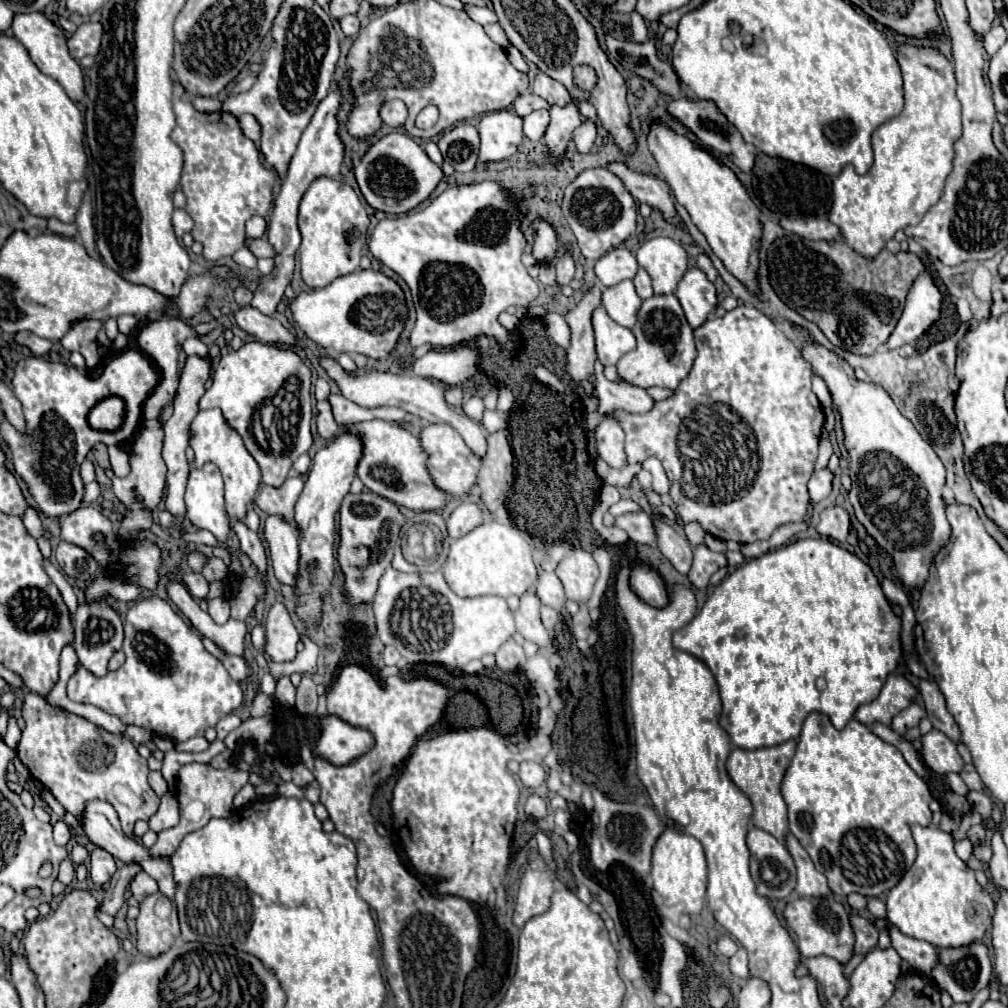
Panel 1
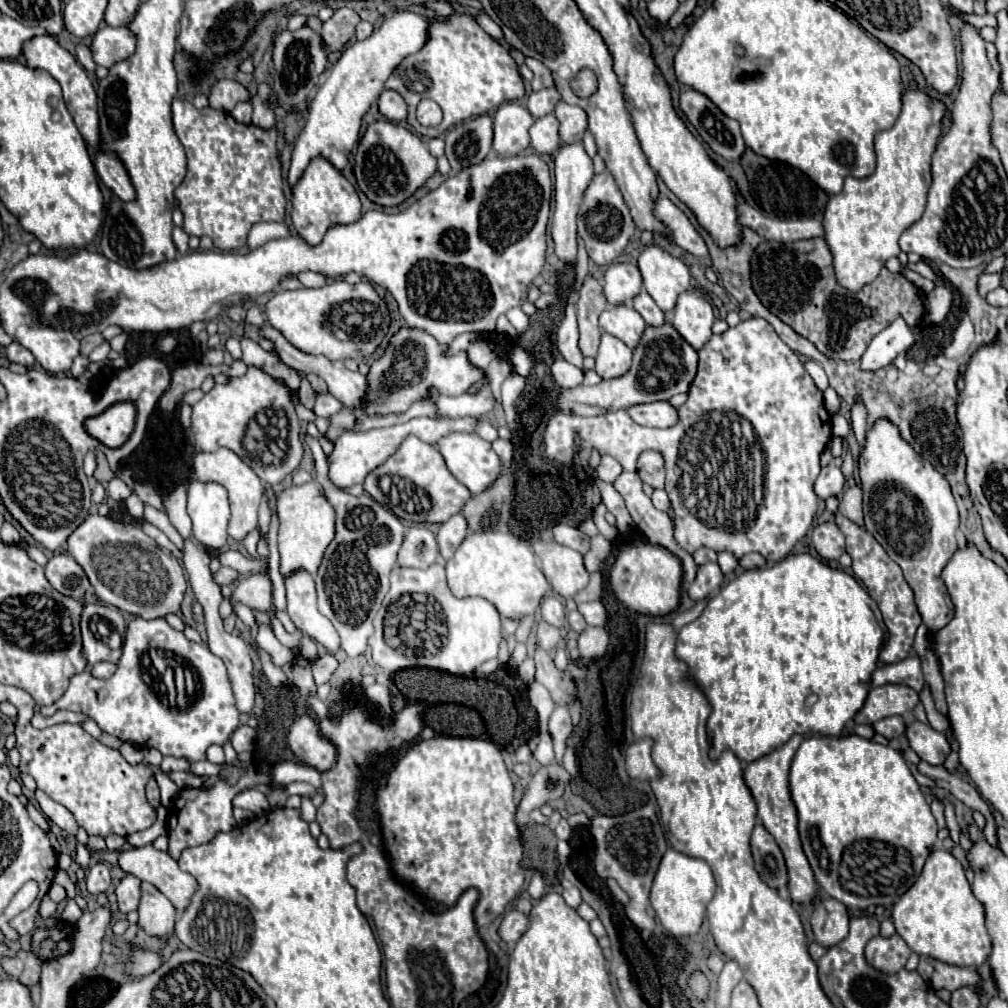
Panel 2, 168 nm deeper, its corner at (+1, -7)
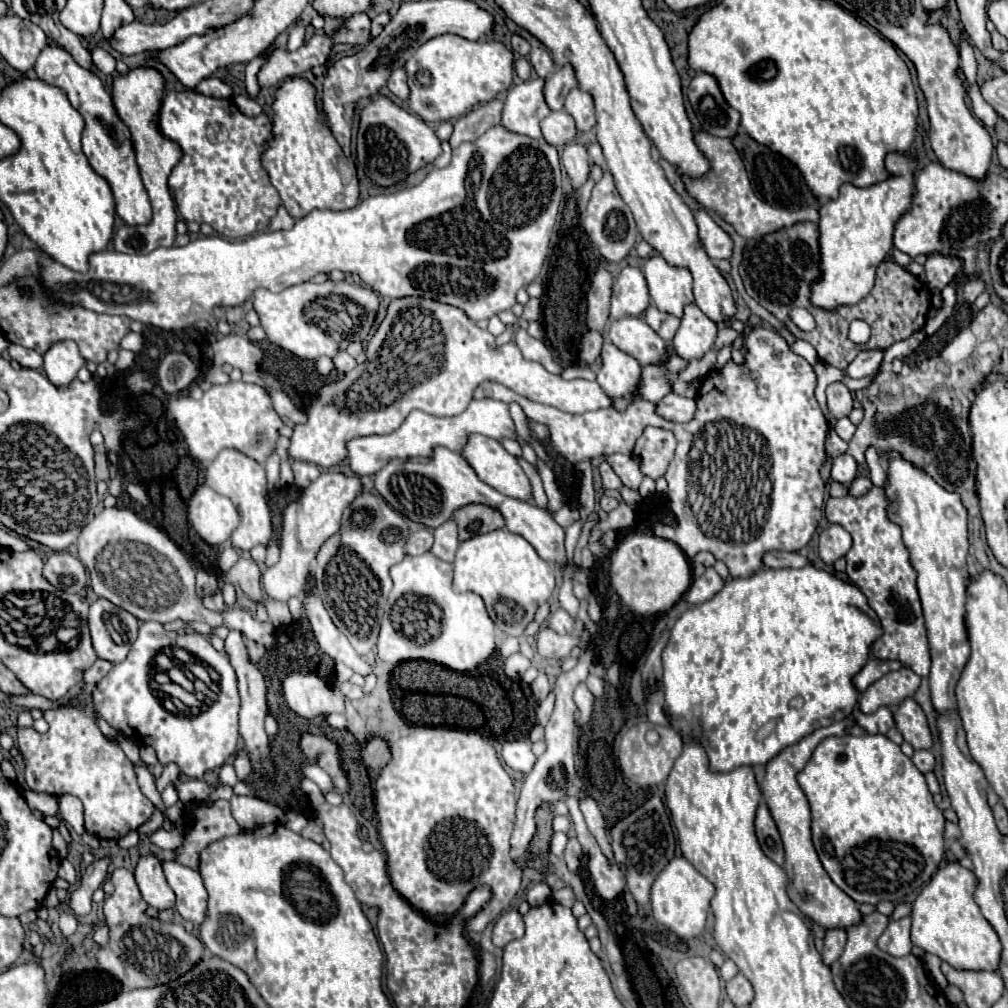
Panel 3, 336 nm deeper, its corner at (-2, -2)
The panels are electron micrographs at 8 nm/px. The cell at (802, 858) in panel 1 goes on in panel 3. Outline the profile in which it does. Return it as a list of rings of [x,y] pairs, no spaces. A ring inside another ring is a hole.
[[[829,928],[825,930],[825,948],[823,948],[823,962],[831,966],[839,956],[845,946],[847,932],[843,928]]]

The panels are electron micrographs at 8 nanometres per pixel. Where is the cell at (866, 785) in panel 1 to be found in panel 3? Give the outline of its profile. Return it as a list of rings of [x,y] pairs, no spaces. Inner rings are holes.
[[[883,734],[829,736],[813,750],[809,762],[797,774],[797,782],[811,806],[811,834],[817,856],[825,872],[847,896],[859,904],[877,904],[881,900],[899,904],[913,900],[917,890],[929,882],[945,854],[945,818],[931,798],[925,776],[895,742]]]

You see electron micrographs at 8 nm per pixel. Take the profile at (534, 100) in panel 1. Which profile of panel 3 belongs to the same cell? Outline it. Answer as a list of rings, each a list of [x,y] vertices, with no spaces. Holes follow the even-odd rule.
[[[571,66],[557,68],[557,70],[545,80],[545,88],[543,88],[545,102],[547,102],[549,110],[563,110],[563,100],[565,100],[565,96],[569,94],[569,90],[571,90],[573,86],[577,86],[573,68],[571,68]]]

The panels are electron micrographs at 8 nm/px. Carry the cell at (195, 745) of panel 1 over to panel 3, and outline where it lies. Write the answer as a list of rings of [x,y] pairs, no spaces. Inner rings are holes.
[[[165,764],[165,768],[163,768],[163,774],[161,774],[161,778],[157,778],[155,782],[157,782],[157,790],[159,792],[163,792],[163,788],[169,784],[169,782],[173,782],[173,780],[177,780],[177,778],[181,778],[181,770],[179,770],[179,766],[177,764]]]

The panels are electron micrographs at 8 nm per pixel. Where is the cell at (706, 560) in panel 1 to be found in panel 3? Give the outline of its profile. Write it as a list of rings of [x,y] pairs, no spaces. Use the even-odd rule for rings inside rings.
[[[707,568],[703,576],[699,576],[697,580],[693,580],[693,584],[691,584],[689,592],[685,594],[685,598],[691,604],[701,604],[701,602],[707,602],[709,598],[713,598],[723,586],[725,586],[725,582],[715,572],[715,568]]]

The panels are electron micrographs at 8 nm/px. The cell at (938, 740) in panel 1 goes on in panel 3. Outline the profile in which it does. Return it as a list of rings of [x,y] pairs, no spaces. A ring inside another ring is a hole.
[[[913,698],[901,702],[901,706],[895,710],[893,716],[899,732],[915,750],[929,750],[933,746],[933,736],[925,712]]]

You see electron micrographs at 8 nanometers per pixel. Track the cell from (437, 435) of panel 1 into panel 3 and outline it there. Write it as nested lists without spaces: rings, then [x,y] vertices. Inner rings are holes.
[[[469,434],[461,456],[475,470],[481,482],[505,496],[531,500],[531,486],[525,472],[517,458],[511,456],[497,440],[481,434]]]

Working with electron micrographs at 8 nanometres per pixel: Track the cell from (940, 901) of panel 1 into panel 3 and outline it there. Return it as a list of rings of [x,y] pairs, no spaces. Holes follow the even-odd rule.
[[[957,860],[941,866],[917,894],[911,910],[911,942],[929,954],[939,956],[953,968],[961,970],[995,970],[999,966],[1001,942],[997,932],[985,922],[973,900],[977,878]]]

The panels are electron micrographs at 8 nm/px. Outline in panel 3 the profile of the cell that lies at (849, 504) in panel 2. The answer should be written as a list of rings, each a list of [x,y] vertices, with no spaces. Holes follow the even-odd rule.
[[[859,476],[859,478],[855,478],[855,480],[851,482],[851,486],[849,486],[849,494],[851,494],[853,498],[859,498],[859,496],[865,496],[871,488],[873,488],[871,480]]]

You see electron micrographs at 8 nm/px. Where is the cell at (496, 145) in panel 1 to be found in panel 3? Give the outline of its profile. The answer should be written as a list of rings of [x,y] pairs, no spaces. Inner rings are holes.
[[[535,78],[509,88],[501,126],[515,134],[541,138],[539,116],[543,118],[545,114],[549,114],[549,108],[543,100],[543,80]]]

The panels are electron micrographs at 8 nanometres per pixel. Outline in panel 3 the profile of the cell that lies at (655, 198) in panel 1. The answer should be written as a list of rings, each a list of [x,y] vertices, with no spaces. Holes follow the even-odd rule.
[[[703,208],[695,210],[693,214],[695,214],[695,222],[699,226],[699,240],[705,246],[705,252],[709,254],[709,258],[713,258],[713,260],[729,258],[731,250],[733,250],[733,242],[731,242],[729,234],[725,230],[721,230]]]

